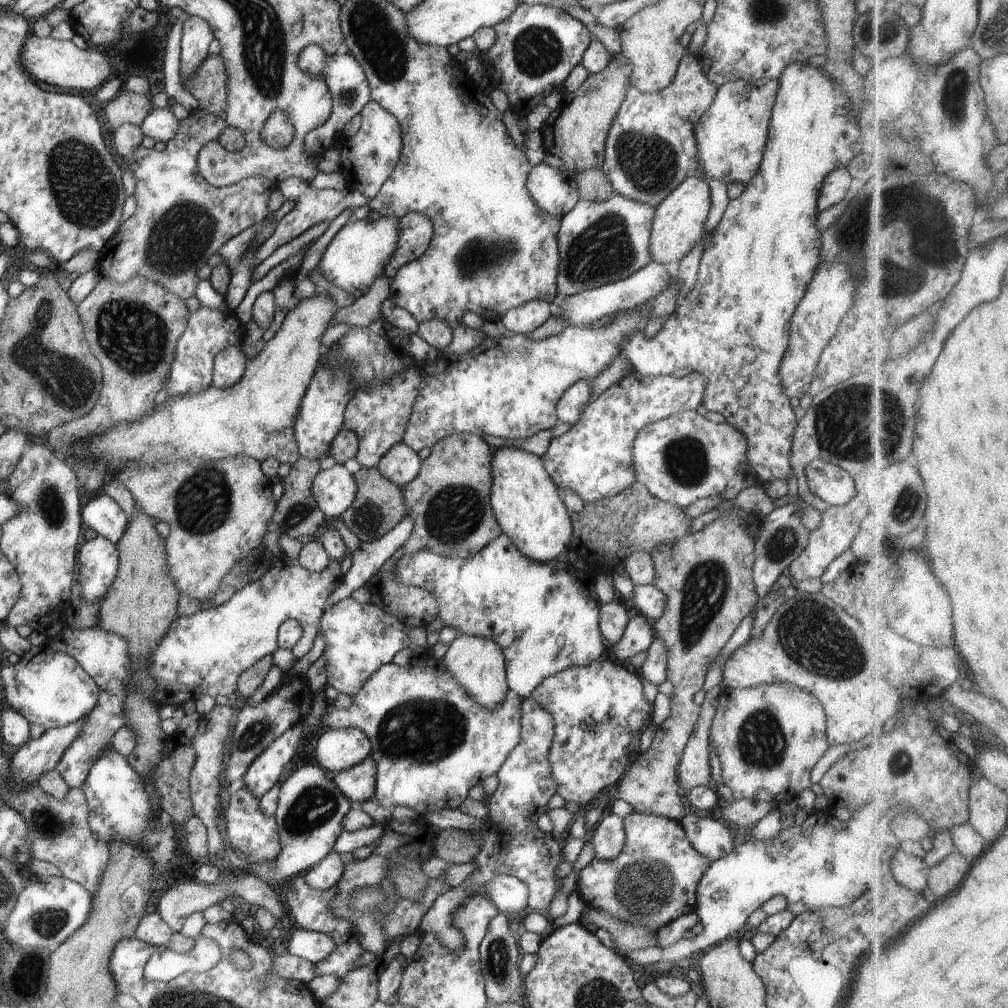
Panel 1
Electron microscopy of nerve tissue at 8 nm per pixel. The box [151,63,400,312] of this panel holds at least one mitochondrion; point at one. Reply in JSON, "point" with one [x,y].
{"point":[348,96]}

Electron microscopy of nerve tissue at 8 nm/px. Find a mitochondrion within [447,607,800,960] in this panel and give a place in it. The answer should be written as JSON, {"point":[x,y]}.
{"point":[646,885]}

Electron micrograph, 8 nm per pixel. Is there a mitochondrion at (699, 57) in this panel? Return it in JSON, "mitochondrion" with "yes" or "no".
{"mitochondrion":"no"}

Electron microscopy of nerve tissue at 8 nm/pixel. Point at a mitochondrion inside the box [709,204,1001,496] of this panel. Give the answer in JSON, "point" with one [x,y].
{"point":[854,423]}

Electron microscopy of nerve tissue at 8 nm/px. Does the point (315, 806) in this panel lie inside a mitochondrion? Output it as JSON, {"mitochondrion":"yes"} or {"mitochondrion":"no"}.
{"mitochondrion":"yes"}

